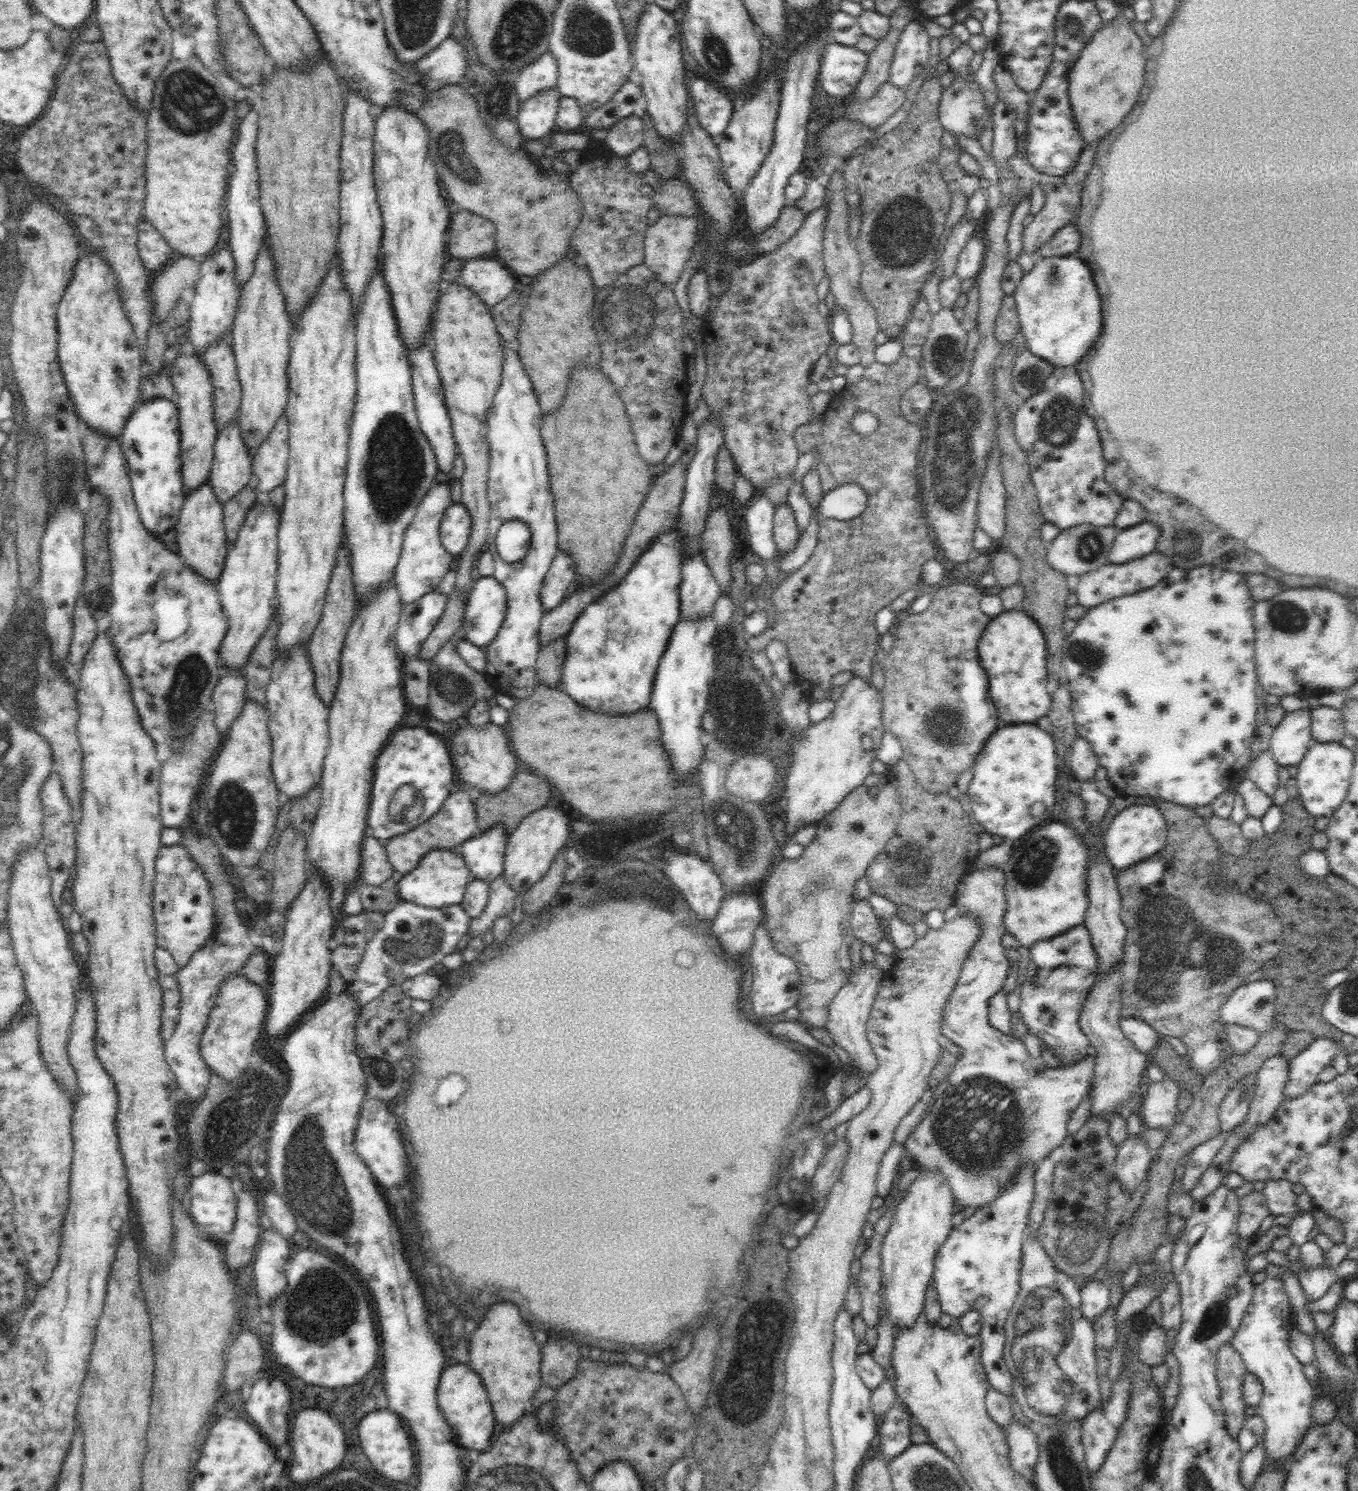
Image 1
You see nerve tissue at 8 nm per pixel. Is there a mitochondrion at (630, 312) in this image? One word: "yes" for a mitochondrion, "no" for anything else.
yes

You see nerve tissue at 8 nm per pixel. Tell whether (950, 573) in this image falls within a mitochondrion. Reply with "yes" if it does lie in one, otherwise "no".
no

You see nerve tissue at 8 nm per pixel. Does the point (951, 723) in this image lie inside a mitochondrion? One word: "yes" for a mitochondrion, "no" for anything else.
yes

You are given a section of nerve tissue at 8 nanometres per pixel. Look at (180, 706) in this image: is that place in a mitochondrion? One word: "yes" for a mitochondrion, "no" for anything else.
yes

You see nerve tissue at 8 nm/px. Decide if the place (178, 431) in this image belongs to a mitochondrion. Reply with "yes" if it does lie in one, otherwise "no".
no

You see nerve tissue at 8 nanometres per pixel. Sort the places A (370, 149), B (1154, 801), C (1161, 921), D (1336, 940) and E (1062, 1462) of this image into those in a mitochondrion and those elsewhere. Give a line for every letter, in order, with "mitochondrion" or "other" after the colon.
A: other
B: other
C: mitochondrion
D: mitochondrion
E: mitochondrion

